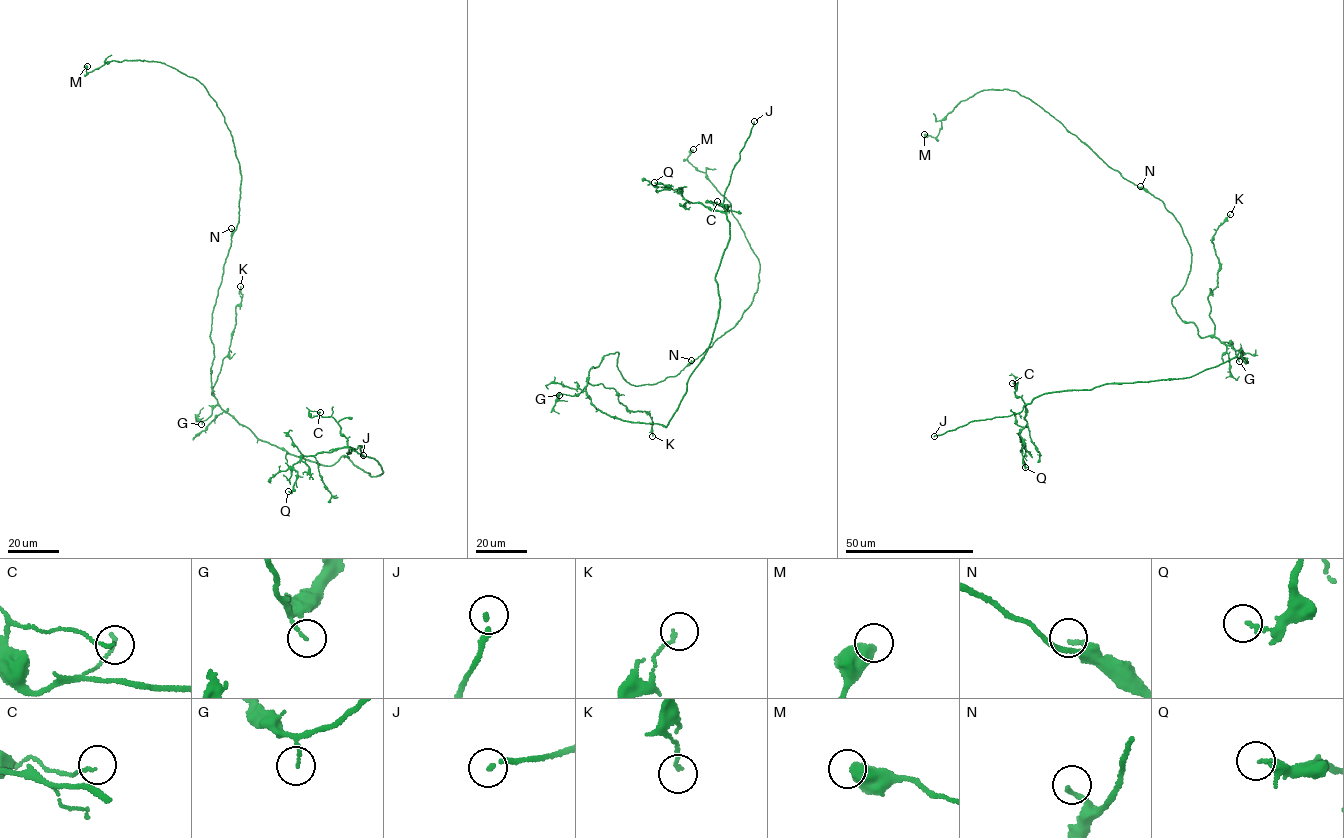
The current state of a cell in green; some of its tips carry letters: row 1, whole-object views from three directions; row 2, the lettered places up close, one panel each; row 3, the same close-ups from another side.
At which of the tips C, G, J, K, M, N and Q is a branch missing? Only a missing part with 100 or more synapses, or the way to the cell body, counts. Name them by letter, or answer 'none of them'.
J

